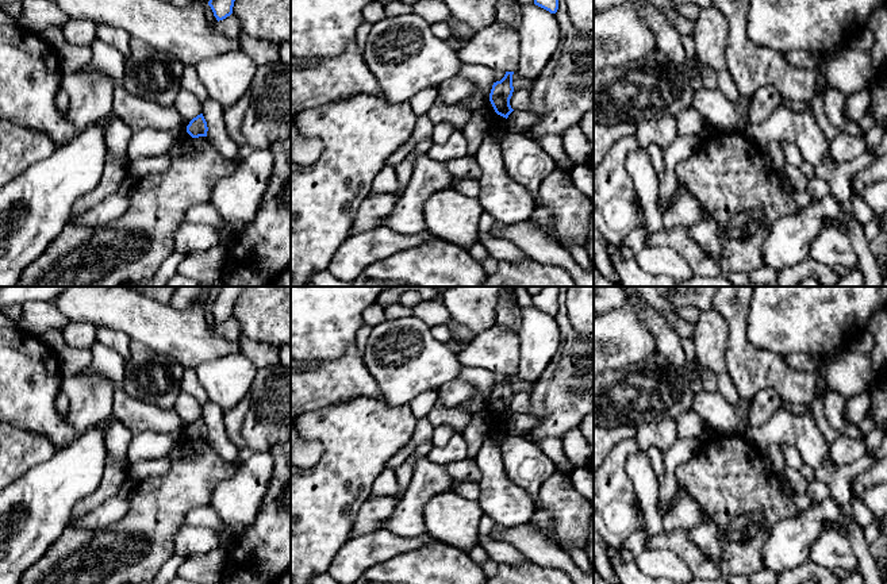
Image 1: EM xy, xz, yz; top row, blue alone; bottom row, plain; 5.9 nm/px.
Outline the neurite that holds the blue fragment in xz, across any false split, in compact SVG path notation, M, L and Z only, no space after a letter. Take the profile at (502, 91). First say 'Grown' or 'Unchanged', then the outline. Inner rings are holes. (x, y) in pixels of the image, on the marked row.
Unchanged. M506 72L500 81L494 82L489 93L489 101L495 112L506 119L514 111L510 105L510 99L514 92L512 74L514 72Z

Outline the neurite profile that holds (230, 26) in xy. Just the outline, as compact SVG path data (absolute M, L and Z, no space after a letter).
M231 14L223 20L208 22L210 27L218 34L238 38L242 34L238 19Z

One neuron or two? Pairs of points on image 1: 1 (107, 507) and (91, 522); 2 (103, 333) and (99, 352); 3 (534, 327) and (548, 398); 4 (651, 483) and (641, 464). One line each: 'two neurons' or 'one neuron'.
1: one neuron
2: two neurons
3: two neurons
4: one neuron

